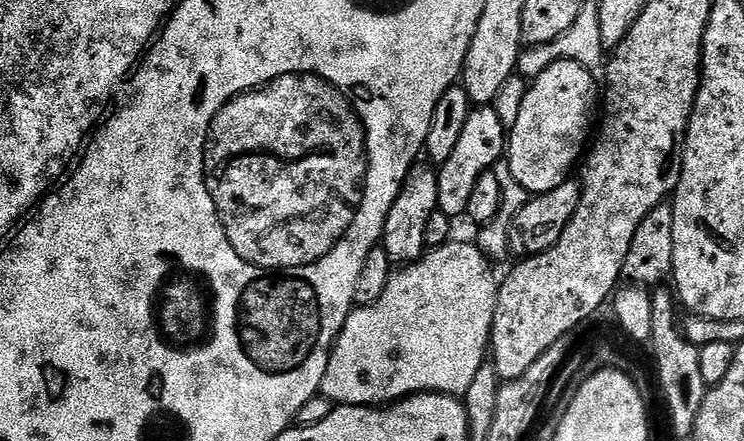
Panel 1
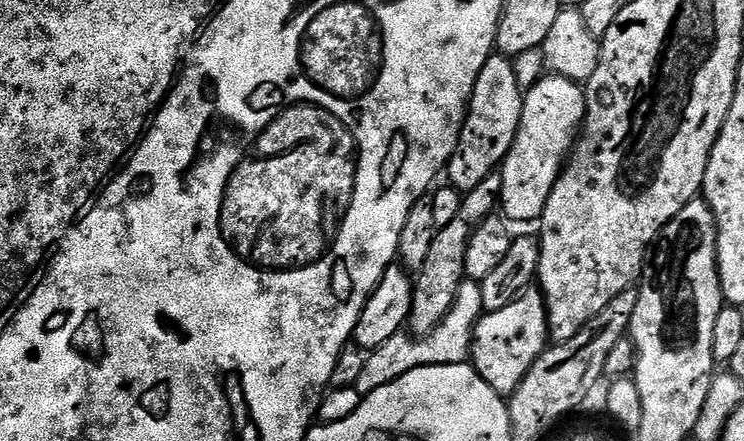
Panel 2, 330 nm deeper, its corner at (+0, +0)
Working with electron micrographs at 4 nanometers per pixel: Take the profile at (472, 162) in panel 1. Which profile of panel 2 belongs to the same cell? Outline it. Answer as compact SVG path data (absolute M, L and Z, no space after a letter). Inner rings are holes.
M493 54L486 66L482 66L478 82L474 82L472 99L468 101L468 111L460 131L460 141L446 169L447 183L451 187L462 194L474 190L474 186L486 182L486 178L503 165L514 146L523 105L524 92L518 86L518 78L514 78L511 59L503 54Z

